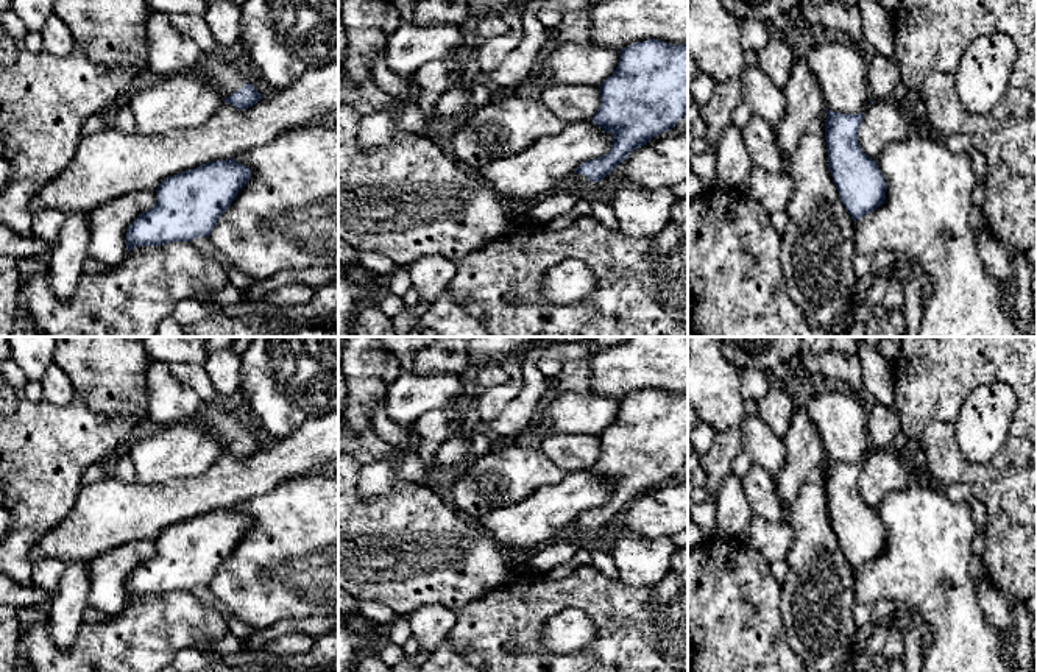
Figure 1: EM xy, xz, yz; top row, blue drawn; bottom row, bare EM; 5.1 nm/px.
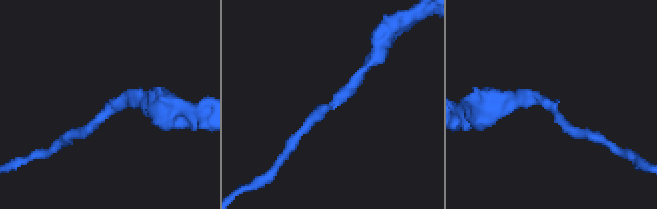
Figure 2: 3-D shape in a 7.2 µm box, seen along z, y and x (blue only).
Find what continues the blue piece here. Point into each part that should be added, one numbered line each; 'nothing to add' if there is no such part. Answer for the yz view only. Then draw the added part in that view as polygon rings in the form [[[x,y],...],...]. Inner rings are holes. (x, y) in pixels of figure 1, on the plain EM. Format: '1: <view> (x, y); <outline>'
nothing to add

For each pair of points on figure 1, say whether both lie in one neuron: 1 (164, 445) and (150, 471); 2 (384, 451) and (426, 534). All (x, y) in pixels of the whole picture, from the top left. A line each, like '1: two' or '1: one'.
1: one
2: two

